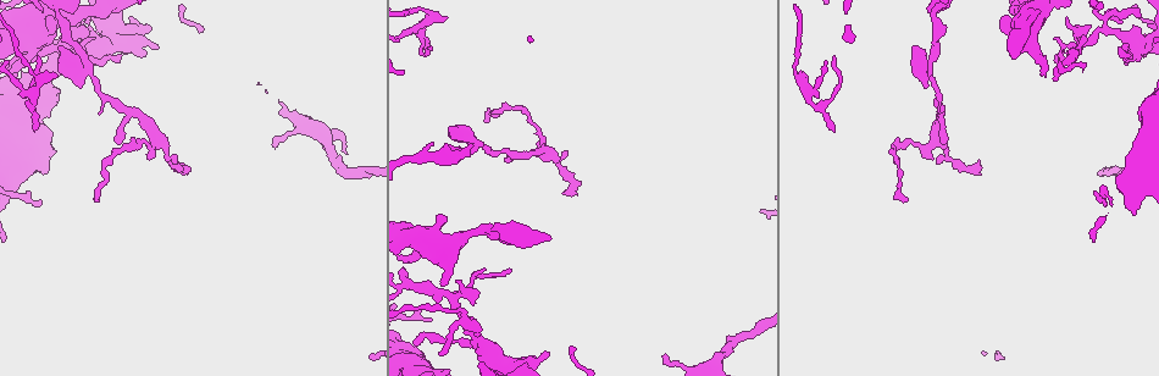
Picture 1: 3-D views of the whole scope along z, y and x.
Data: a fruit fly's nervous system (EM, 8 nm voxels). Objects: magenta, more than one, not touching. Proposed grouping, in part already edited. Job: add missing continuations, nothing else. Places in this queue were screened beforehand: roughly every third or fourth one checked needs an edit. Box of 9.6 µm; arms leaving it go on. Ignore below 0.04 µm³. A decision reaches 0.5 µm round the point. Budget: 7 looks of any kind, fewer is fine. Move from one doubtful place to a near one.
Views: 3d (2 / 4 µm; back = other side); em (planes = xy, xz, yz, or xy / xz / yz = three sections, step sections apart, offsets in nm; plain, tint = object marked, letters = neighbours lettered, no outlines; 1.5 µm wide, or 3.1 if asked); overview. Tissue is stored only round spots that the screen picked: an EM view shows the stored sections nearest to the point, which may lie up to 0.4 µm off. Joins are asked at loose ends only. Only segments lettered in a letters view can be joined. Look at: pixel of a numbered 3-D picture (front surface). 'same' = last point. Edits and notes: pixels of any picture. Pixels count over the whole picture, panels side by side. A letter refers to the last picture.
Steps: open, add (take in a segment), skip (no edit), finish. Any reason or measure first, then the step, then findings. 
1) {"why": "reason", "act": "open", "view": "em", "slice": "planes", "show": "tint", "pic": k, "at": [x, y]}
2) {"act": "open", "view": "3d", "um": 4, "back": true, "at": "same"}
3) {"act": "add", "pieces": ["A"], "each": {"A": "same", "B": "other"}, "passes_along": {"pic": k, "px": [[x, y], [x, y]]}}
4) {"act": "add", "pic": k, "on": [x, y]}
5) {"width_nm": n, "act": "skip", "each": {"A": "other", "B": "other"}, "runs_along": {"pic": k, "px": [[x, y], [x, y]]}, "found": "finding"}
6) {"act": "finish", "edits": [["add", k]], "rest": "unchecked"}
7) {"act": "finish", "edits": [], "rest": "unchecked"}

{"why": "an open end", "act": "open", "view": "3d", "um": 2, "pic": 1, "at": [95, 199]}

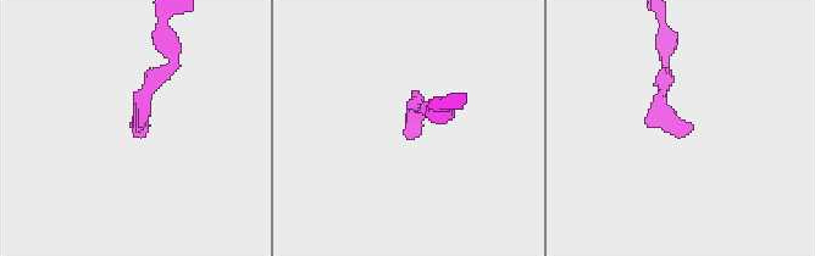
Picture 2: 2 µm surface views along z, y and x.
{"act": "open", "view": "em", "slice": "planes", "show": "letters", "pic": 2, "at": [409, 138]}

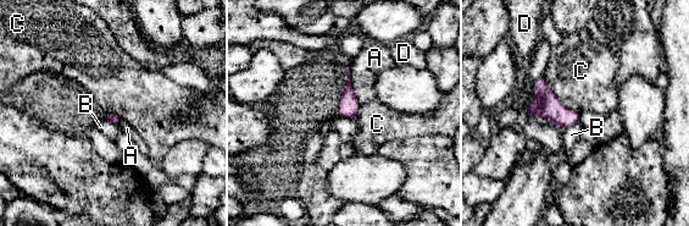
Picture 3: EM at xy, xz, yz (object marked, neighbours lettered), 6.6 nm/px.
{"act": "skip", "each": {"A": "other", "B": "other", "C": "other", "D": "other"}, "found": "none of them fits"}

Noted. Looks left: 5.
{"why": "tapers out", "act": "open", "view": "em", "slice": "xz", "step": 8, "show": "tint", "pic": 1, "at": [1056, 56]}

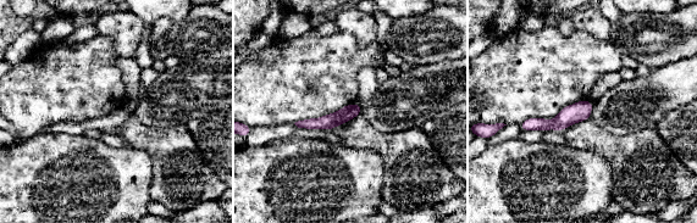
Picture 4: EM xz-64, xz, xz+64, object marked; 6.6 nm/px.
{"why": "another direction", "act": "open", "view": "em", "slice": "planes", "show": "letters", "at": "same"}

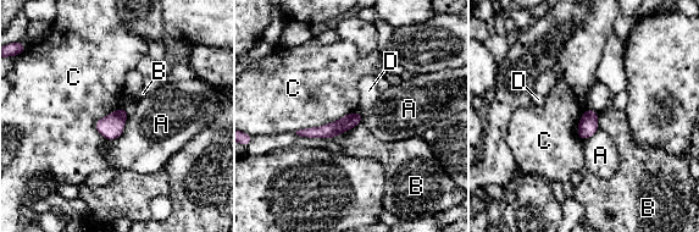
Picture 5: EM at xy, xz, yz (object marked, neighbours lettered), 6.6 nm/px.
{"longest_contact_nm": ["C", 440], "act": "skip", "each": {"A": "other", "B": "other", "C": "other", "D": "other"}, "found": "none of them fits"}

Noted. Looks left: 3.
{"why": "tapers out", "act": "open", "view": "3d", "um": 2, "pic": 1, "at": [276, 144]}

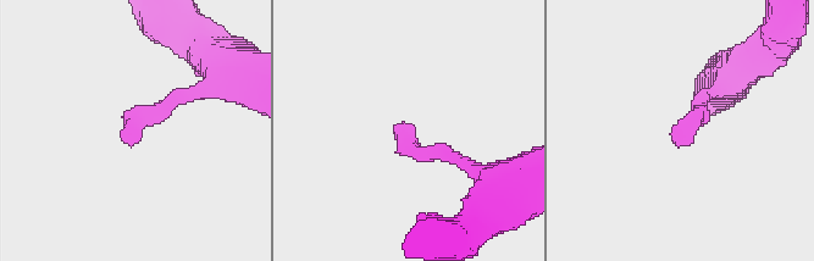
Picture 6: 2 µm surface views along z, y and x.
{"act": "open", "view": "em", "slice": "planes", "show": "tint", "pic": 6, "at": [671, 139]}

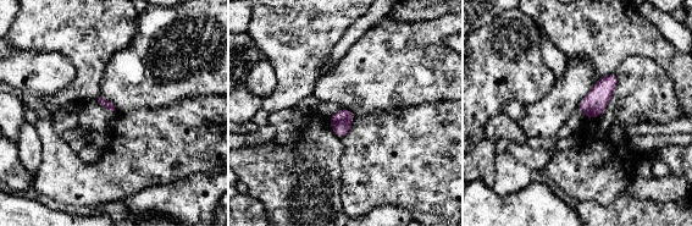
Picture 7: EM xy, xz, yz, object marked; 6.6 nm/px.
{"why": "what lies round it", "act": "open", "view": "em", "slice": "planes", "show": "letters", "at": "same"}

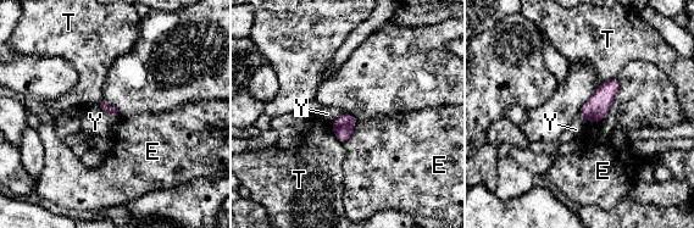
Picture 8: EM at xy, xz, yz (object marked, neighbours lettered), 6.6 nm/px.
{"act": "skip", "each": {"E": "other", "T": "other", "Y": "other"}, "border": {"pic": 8, "px": [[99, 104], [105, 111], [117, 117]]}, "found": "none of them fits"}

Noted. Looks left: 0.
{"act": "finish", "edits": [], "rest": "unchecked"}

